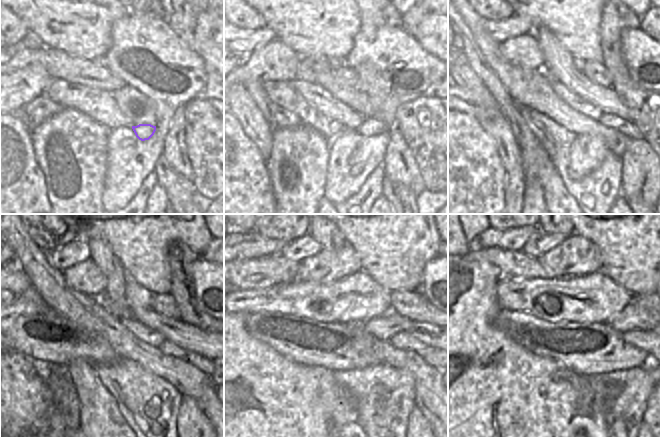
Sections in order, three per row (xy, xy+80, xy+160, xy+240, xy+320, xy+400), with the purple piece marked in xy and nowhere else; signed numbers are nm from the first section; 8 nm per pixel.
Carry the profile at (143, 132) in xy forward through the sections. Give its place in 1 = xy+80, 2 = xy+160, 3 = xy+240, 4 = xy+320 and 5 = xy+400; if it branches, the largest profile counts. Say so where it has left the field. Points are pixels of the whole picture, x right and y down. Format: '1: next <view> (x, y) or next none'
1: next xy+80 (370, 127)
2: next xy+160 (628, 129)
3: next xy+240 (167, 347)
4: next xy+320 (405, 341)
5: next xy+400 (646, 340)

